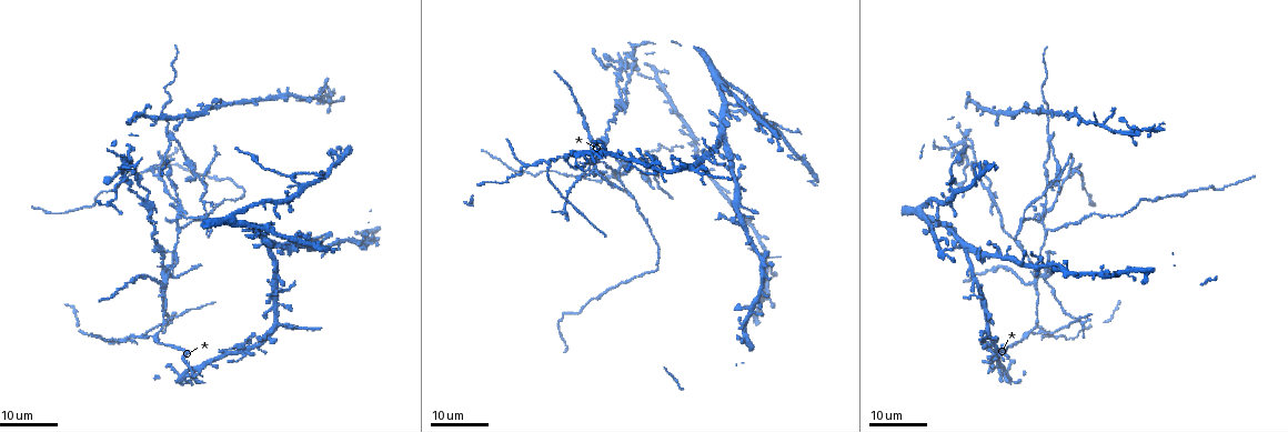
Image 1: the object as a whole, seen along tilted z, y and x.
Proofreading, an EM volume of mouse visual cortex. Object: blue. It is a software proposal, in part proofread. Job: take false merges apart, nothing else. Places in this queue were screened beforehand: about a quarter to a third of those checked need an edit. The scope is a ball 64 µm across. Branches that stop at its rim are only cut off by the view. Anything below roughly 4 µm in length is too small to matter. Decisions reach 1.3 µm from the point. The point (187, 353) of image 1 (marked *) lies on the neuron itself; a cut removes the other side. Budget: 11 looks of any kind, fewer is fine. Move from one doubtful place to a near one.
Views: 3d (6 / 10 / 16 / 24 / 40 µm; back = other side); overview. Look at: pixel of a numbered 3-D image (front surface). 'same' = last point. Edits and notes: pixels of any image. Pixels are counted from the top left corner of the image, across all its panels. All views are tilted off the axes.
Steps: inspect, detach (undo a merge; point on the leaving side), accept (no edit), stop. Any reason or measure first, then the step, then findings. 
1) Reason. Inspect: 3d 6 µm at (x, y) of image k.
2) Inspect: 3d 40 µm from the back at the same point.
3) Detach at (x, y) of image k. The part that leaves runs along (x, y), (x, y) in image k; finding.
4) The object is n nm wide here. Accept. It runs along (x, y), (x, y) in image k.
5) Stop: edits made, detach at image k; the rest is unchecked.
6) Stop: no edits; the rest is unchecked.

Thin arm on a thick one. Inspect: 3d 16 µm at (1029, 331) of image 1.

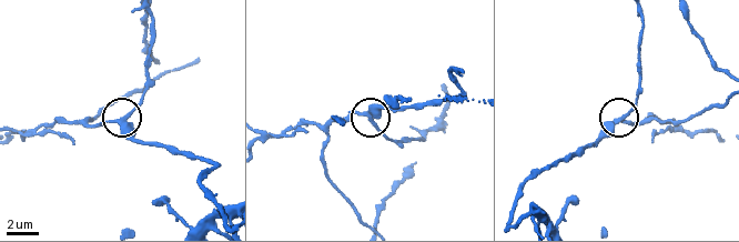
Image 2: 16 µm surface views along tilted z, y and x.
Inspect: 3d 10 µm at (121, 119) of image 2.

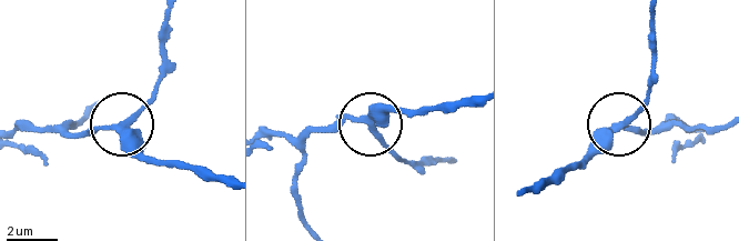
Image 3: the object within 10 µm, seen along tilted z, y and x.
The object is 240 nm wide here. Accept. It runs along (225, 186), (183, 163), (143, 159), (114, 126), (64, 136) in image 3; one neuron here.

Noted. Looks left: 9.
Four or more arms meet. Inspect: 3d 24 µm at (224, 353) of image 1.

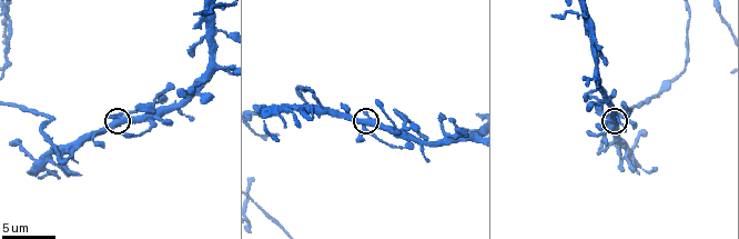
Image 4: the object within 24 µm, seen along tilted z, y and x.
Inspect: 3d 6 µm at (363, 121) of image 4.

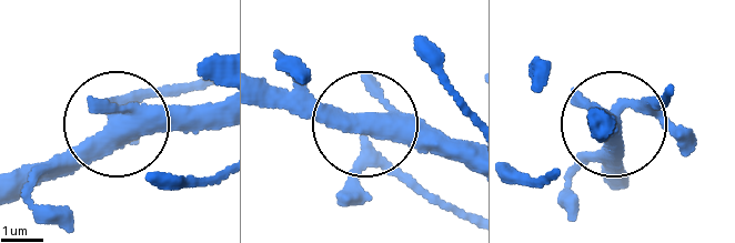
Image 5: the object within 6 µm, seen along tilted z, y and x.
The side arm is 6 µm long. Accept. It runs along (271, 88), (350, 117), (420, 194) in image 5; continuous, no second neuron.

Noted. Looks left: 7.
Thin arm on a thick one. Inspect: 3d 24 µm at (179, 209) of image 1.

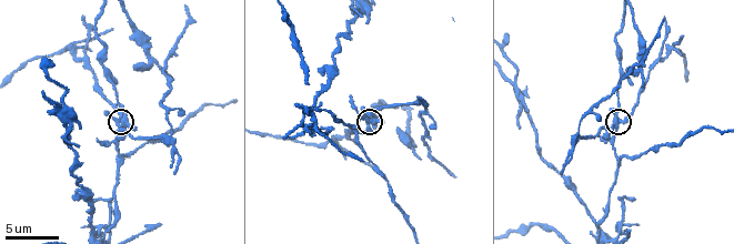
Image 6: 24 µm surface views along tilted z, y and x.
Inspect: 3d 6 µm at the same point.

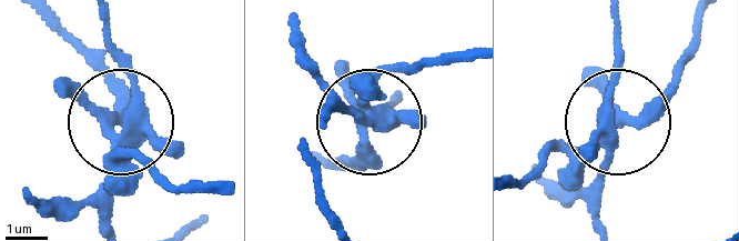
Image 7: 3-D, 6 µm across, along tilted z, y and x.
5 arms meet here. Detach at (371, 162) of image 7. The part that leaves runs along (114, 140), (108, 94), (57, 16) in image 7; two neurons meet here.

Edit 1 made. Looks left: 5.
Three-way junction. Inspect: 3d 24 µm at (740, 219) of image 1.

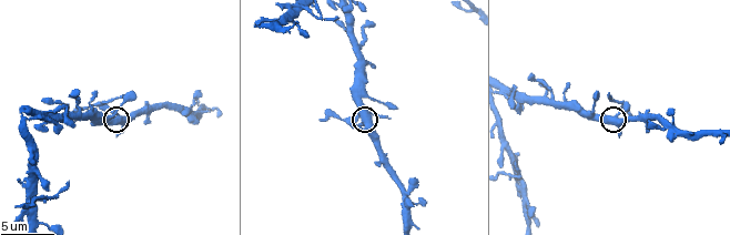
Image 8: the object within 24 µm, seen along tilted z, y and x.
Closer look. Inspect: 3d 10 µm at (615, 115) of image 8.

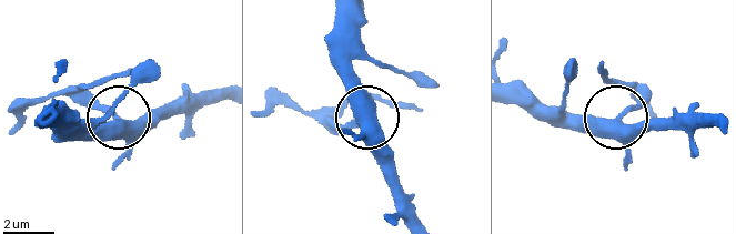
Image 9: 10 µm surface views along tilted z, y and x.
The side arm is 6 µm long. Accept. One neuron here.

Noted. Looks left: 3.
Arms part here. Inspect: 3d 6 µm at (585, 16) of image 4.

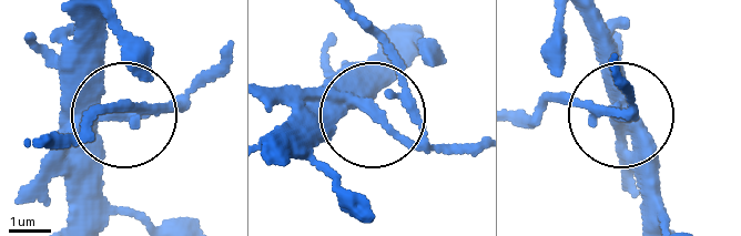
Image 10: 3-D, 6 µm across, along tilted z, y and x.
The side arm is 5 µm long. Accept. One neuron here.

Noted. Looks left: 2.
Four-way junction. Inspect: 3d 16 µm at (168, 135) of image 1.

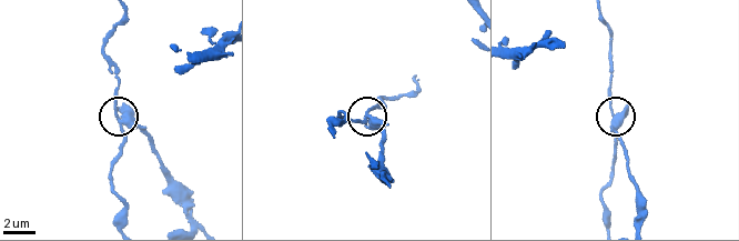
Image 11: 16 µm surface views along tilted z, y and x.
Zoom in. Inspect: 3d 10 µm at (615, 118) of image 11.

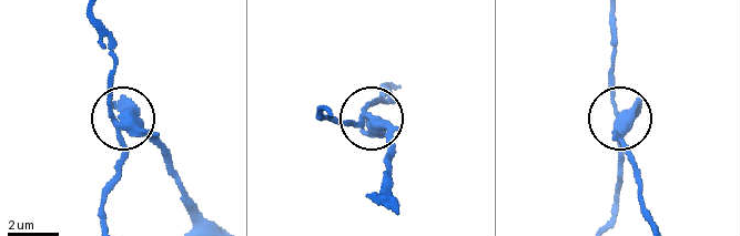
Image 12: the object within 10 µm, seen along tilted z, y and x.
4 arms meet here. Detach at (153, 141) of image 12. The part that leaves runs along (123, 127), (154, 145), (201, 224) in image 12; two neurons meet here.

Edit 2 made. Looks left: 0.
Stop: edits made, detach at image 7, detach at image 12; the rest is unchecked.

